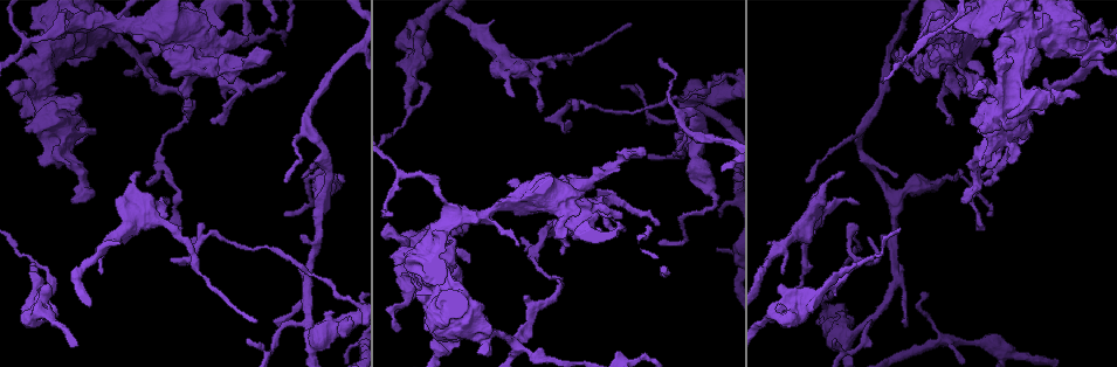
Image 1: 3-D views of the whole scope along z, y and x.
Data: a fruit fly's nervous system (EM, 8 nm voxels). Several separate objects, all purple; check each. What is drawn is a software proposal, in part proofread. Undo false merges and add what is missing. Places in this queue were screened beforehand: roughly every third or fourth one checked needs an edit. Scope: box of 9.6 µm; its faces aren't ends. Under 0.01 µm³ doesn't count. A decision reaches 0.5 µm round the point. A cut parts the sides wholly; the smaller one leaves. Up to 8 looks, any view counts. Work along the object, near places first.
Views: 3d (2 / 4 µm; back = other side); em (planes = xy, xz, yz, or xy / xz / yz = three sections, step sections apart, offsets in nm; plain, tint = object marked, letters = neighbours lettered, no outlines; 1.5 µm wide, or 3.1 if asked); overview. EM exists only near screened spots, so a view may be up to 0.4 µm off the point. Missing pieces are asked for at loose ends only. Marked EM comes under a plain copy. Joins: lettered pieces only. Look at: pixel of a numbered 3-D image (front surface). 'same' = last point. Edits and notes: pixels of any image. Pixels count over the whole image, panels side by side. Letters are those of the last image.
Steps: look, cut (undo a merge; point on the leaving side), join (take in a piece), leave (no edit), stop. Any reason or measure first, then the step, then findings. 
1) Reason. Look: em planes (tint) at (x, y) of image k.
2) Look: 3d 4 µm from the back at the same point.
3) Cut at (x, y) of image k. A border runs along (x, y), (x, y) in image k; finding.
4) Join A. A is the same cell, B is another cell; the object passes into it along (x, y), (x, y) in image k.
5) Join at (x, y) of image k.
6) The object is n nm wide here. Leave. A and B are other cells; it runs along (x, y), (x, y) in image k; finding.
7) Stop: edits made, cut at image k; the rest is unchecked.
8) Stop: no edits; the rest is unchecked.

Thick turns thin. Look: 3d 4 µm at (1091, 28) of image 1.

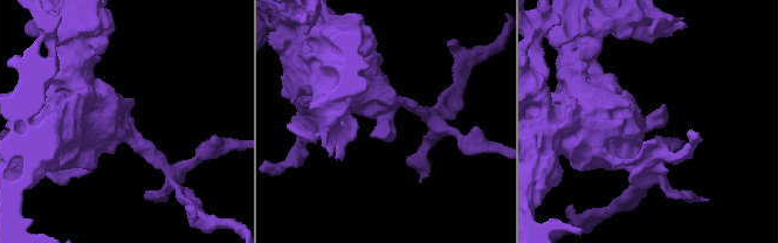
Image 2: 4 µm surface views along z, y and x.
The arms are 190, 750 nm wide; need the tissue. Look: em planes (letters) at (649, 122) of image 2.

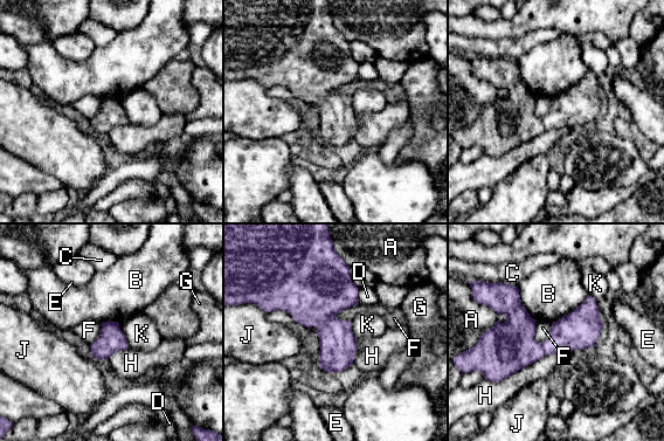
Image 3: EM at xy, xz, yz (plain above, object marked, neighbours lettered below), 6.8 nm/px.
Leave. A, B, C, D, E, F, G, H, J and K are other cells; a border runs along (552, 323), (550, 335), (538, 343) in image 3; continuous, no second neuron.

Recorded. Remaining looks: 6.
Calibre changes. Look: 3d 2 µm at (32, 90) of image 1.

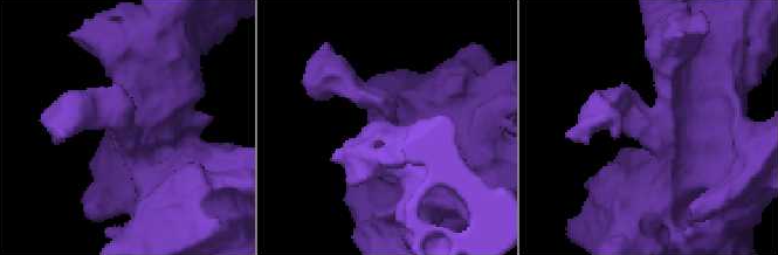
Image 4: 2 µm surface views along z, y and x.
Look: em planes (letters) at (379, 115) of image 4.

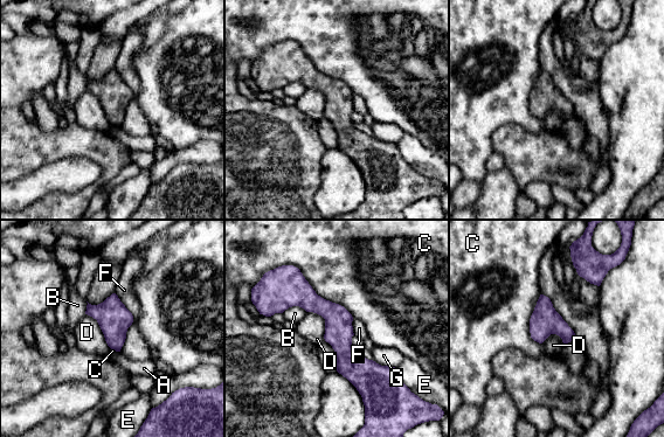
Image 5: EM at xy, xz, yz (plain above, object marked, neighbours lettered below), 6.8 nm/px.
Leave. A, B, C, D, E, F and G are other cells; a border runs along (85, 313), (96, 320), (112, 349) in image 5; continuous, no second neuron.

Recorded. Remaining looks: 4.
An open end. Look: 3d 4 µm at (843, 172) of image 1.

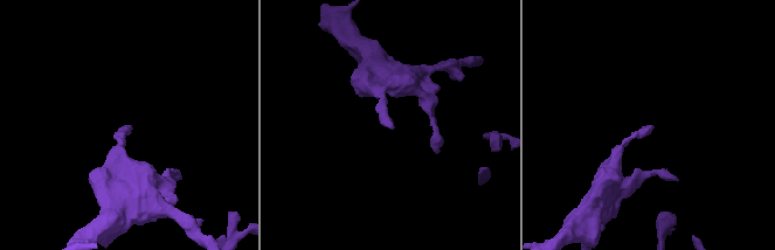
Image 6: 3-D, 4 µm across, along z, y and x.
Look: em planes (letters) at (389, 125) of image 6.

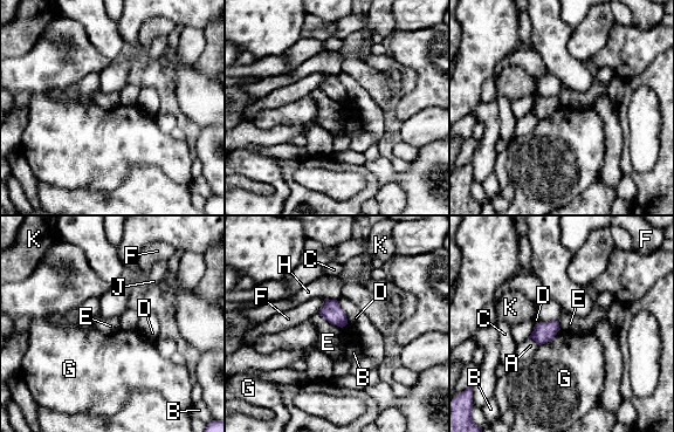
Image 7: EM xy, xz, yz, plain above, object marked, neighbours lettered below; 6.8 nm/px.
The longest contact is with E, 200 nm. Leave. A, B, C, D, E, F, G, H, J and K are other cells; a border runs along (559, 329), (549, 341), (538, 345) in image 7; no lettered piece goes on from it.

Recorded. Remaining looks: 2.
Stop: no edits; the rest is unchecked.

